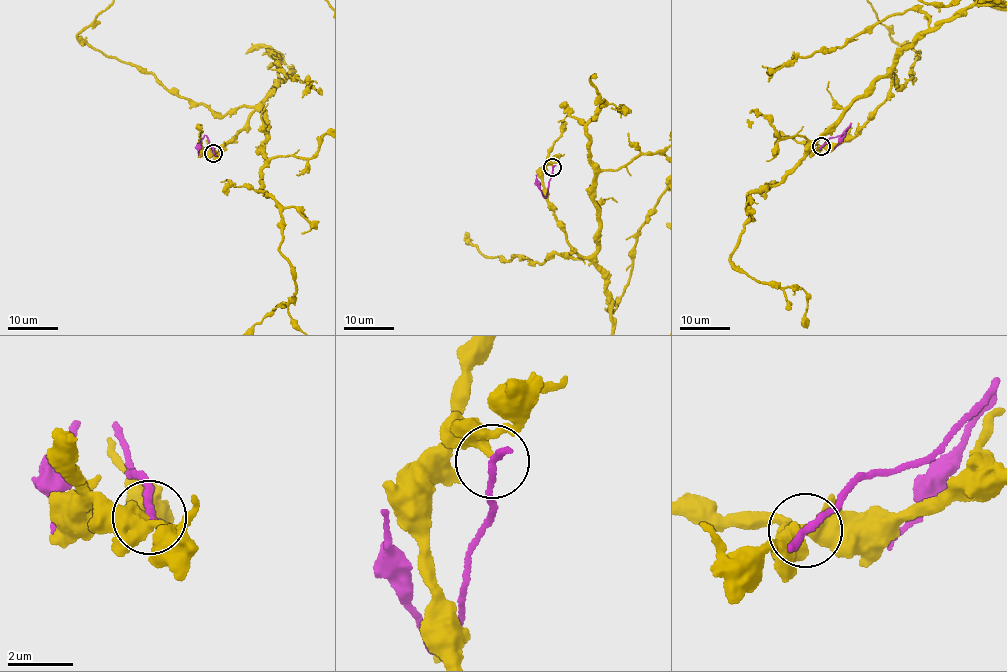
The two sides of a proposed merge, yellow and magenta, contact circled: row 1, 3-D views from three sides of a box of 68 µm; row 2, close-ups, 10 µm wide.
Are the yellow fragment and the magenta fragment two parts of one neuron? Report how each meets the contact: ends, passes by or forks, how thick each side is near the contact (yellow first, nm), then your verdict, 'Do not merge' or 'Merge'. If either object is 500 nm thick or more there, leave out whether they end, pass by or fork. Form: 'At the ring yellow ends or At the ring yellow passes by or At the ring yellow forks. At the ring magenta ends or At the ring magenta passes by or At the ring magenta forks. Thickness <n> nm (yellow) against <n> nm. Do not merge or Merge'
At the ring yellow ends. At the ring magenta ends. Thickness 360 nm (yellow) against 280 nm. Do not merge

